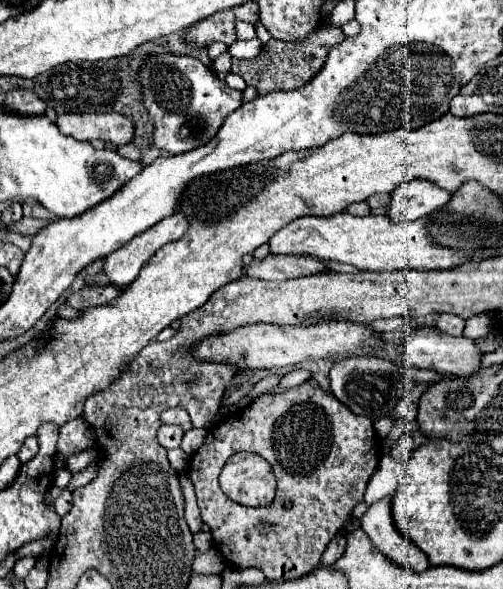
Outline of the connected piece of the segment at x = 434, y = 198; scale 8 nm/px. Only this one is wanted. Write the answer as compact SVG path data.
M412 179L392 191L388 217L392 221L416 221L440 209L450 201L450 193L426 183L426 179Z

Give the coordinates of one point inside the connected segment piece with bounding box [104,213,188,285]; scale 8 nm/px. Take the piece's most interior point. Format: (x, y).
(122, 266)

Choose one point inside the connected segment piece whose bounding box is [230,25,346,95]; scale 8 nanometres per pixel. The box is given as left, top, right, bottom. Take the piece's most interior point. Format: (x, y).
(280, 65)

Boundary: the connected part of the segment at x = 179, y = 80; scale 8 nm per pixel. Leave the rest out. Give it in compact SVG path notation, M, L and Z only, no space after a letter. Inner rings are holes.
M150 53L148 57L144 57L140 71L138 71L138 83L140 83L140 95L142 95L142 105L154 125L154 133L152 133L152 141L158 149L170 153L170 155L178 155L178 153L186 153L190 149L196 149L200 145L204 145L206 141L210 141L216 131L220 129L224 117L238 109L242 105L242 91L236 91L232 87L226 85L226 81L220 81L214 71L210 67L206 67L202 61L198 61L196 57L190 55L174 55L174 53L166 53L166 55L158 55L158 53ZM182 129L188 129L188 133L182 133Z

